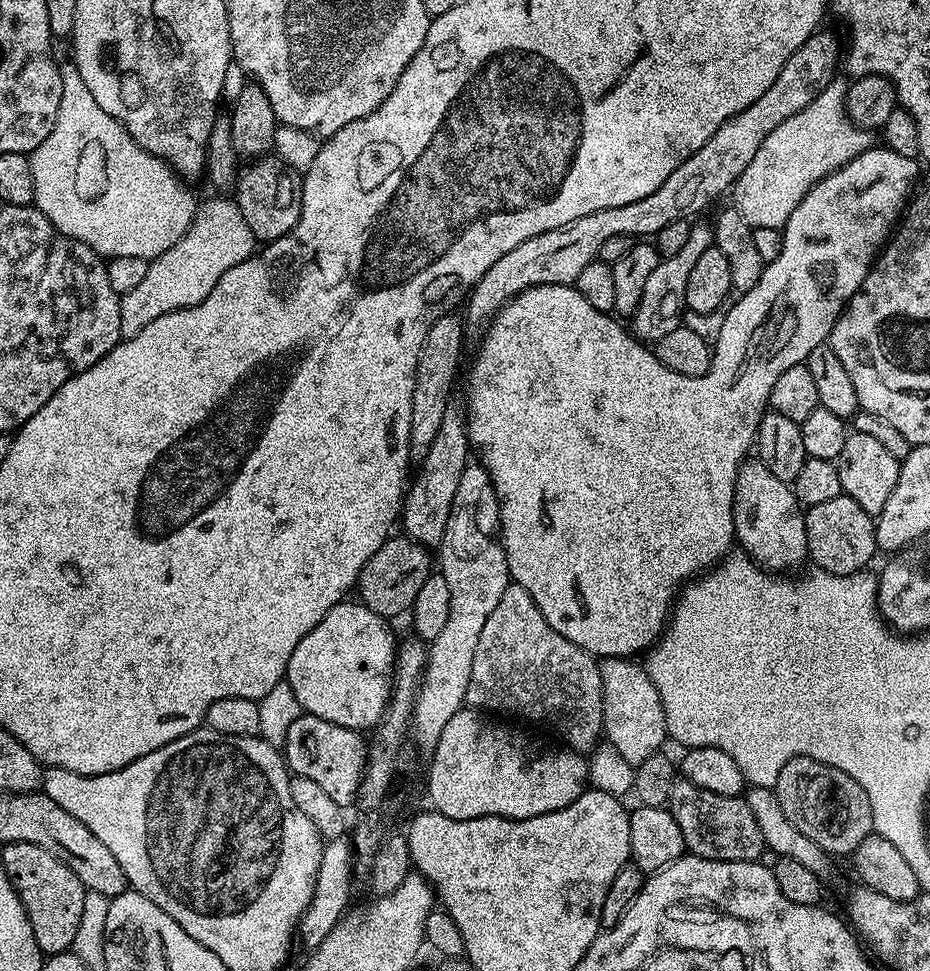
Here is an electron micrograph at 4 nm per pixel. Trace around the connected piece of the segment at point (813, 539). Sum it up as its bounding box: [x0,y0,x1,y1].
[804,495,877,576]

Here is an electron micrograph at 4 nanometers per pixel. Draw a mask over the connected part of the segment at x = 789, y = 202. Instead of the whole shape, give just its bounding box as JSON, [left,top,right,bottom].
[731,80,873,229]

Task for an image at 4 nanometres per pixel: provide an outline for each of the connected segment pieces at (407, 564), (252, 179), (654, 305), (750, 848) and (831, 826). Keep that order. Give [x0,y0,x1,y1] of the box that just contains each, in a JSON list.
[[355,534,434,618],[234,154,304,242],[630,224,714,342],[666,778,765,862],[774,756,873,858]]

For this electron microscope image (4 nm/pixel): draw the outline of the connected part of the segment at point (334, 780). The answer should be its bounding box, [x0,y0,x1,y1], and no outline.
[282,714,368,809]

